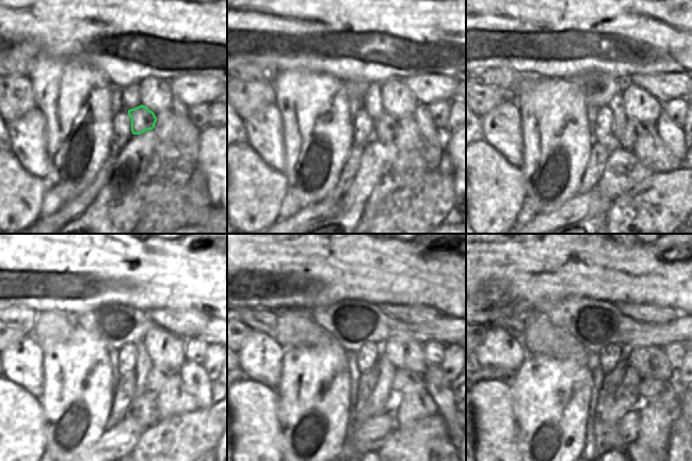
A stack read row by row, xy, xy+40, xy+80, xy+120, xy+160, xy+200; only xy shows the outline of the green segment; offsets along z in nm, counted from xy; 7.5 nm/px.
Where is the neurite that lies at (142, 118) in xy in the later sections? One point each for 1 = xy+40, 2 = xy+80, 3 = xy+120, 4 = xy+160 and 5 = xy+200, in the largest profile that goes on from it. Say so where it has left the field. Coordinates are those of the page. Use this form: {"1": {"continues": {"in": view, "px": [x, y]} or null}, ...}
{"1": {"continues": {"in": "xy+40", "px": [385, 129]}}, "2": {"continues": {"in": "xy+80", "px": [632, 129]}}, "3": {"continues": {"in": "xy+120", "px": [159, 375]}}, "4": {"continues": {"in": "xy+160", "px": [402, 378]}}, "5": {"continues": {"in": "xy+200", "px": [648, 387]}}}

